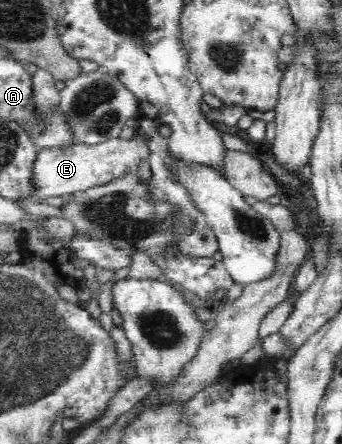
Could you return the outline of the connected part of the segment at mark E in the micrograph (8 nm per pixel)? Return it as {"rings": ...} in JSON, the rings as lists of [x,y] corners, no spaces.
{"rings":[[[139,130],[129,140],[122,140],[118,135],[105,139],[104,142],[90,144],[74,144],[66,149],[38,149],[35,162],[36,183],[40,190],[32,198],[34,203],[54,196],[67,196],[77,191],[84,191],[94,186],[105,186],[108,182],[127,177],[138,170],[138,164],[144,158],[150,158],[151,138]]]}

